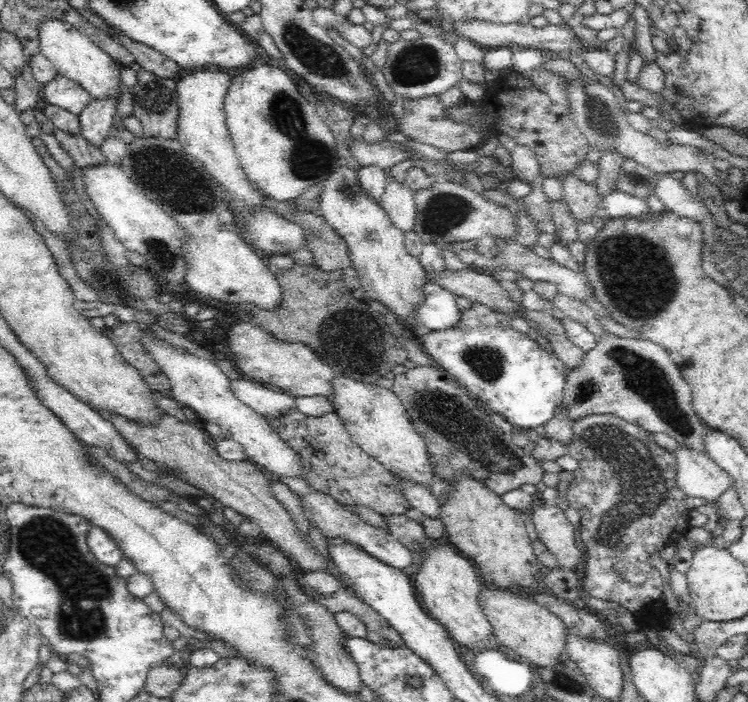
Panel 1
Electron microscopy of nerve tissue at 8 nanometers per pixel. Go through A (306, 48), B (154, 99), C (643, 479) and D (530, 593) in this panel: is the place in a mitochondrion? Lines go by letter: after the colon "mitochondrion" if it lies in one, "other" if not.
A: mitochondrion
B: mitochondrion
C: mitochondrion
D: other

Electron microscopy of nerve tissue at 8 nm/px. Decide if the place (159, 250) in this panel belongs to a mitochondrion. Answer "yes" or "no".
yes

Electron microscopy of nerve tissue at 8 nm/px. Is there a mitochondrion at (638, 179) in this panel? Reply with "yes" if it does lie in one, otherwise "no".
no

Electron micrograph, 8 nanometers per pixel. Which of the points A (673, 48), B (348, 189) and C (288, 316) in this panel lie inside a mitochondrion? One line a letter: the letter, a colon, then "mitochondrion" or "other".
A: other
B: mitochondrion
C: other

